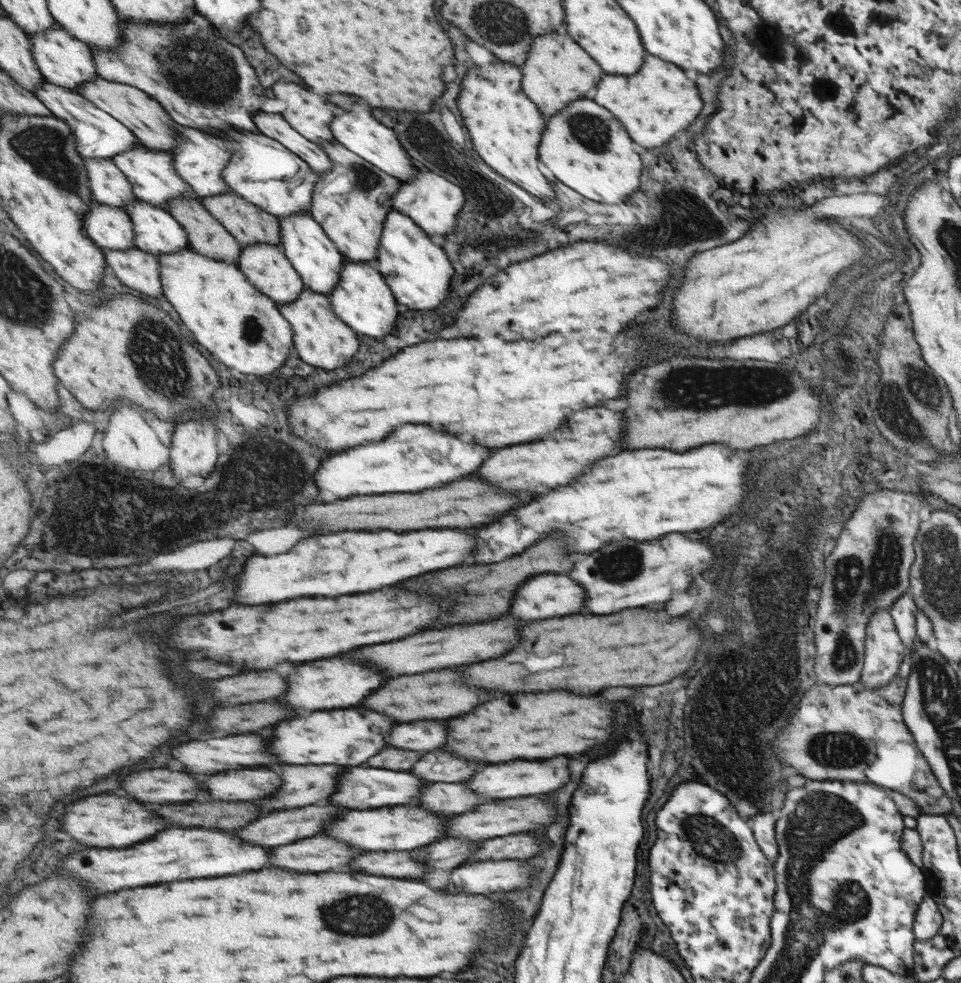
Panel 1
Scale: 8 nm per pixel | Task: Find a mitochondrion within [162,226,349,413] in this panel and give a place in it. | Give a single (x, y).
(251, 329)

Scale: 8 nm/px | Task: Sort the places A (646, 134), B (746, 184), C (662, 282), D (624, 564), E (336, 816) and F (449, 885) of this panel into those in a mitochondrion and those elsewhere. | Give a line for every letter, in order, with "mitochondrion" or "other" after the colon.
A: other
B: other
C: other
D: mitochondrion
E: other
F: other

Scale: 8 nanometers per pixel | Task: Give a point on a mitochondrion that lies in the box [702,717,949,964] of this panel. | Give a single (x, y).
(832, 749)

